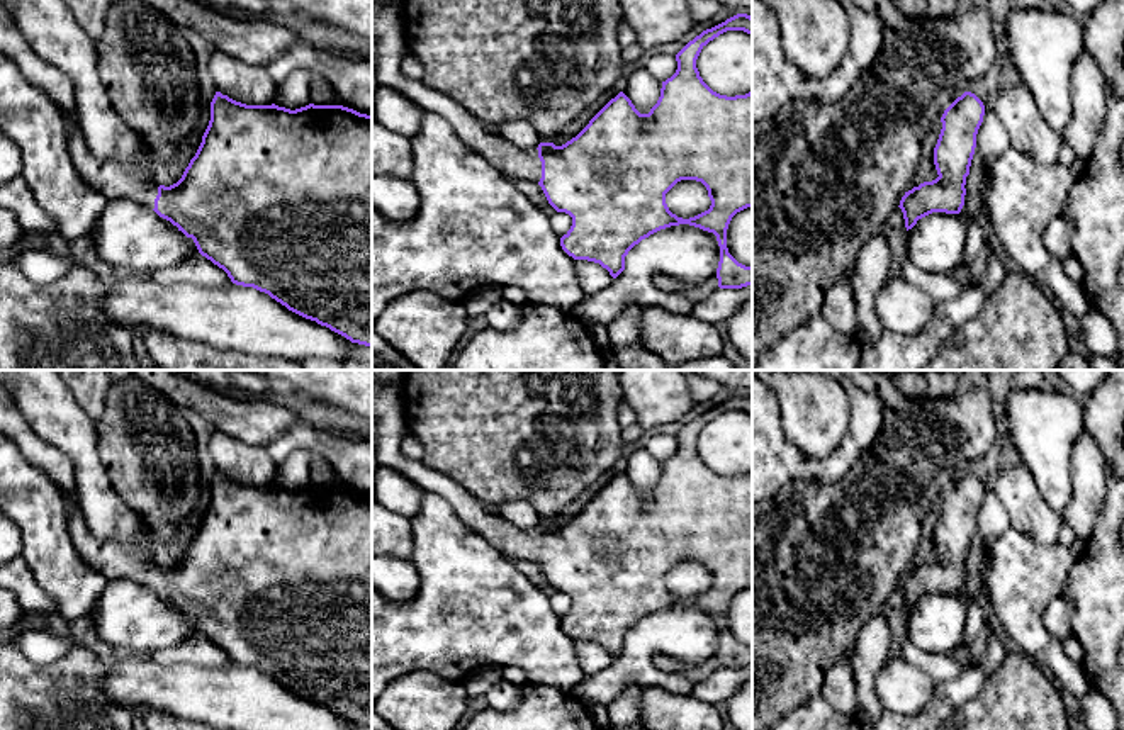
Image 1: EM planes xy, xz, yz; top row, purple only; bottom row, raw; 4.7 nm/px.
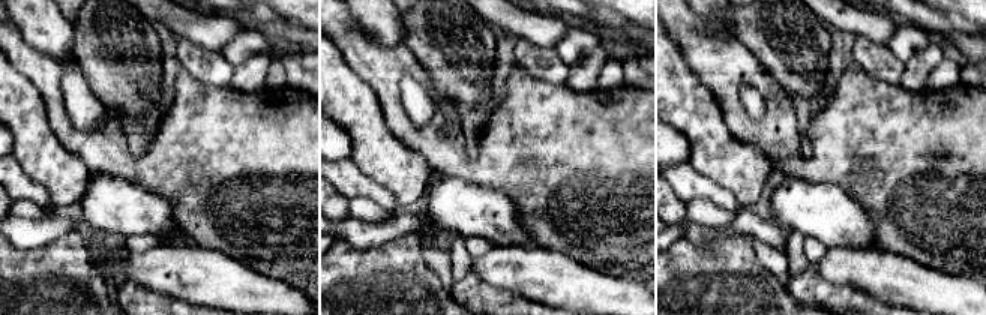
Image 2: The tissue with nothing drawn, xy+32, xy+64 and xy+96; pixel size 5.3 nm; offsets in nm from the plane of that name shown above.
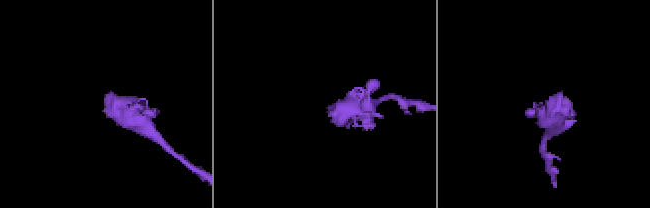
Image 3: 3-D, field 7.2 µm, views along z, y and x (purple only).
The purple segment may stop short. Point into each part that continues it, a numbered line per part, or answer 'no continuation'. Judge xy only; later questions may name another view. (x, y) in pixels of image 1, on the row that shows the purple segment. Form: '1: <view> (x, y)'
1: xy (114, 180)

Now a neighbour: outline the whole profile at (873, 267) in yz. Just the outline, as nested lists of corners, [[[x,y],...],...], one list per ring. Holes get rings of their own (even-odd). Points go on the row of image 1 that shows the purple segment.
[[[885,226],[863,244],[854,265],[852,290],[856,302],[857,334],[863,341],[876,341],[883,326],[876,317],[876,295],[891,277],[891,251]]]

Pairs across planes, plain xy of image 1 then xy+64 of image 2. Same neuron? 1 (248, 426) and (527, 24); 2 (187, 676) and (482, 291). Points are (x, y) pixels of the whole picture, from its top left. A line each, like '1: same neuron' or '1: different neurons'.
1: same neuron
2: different neurons

